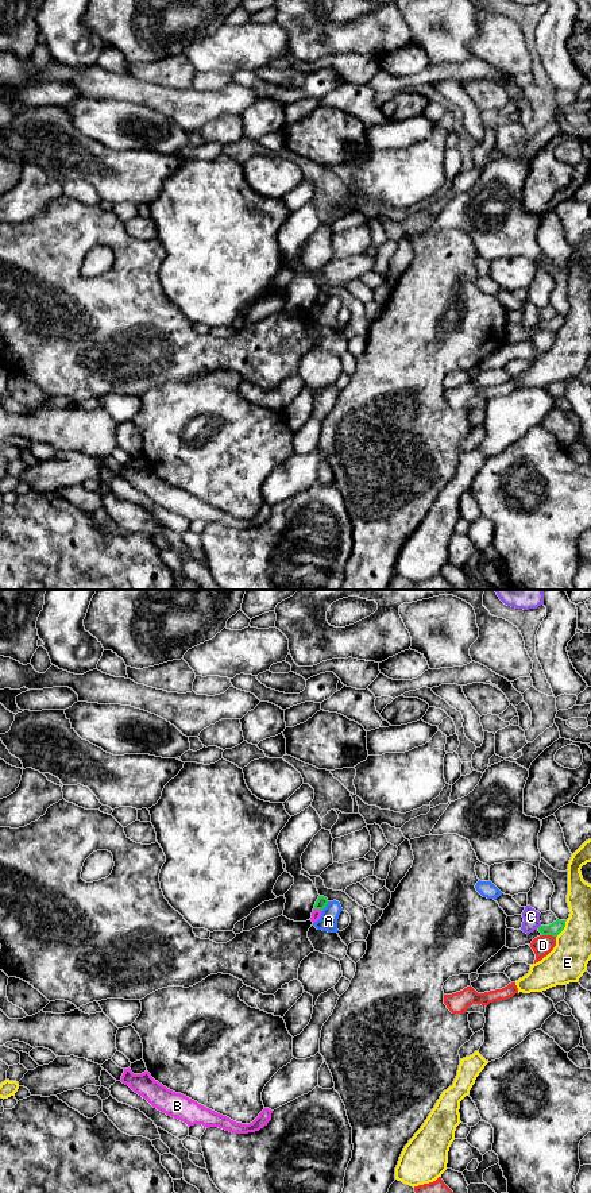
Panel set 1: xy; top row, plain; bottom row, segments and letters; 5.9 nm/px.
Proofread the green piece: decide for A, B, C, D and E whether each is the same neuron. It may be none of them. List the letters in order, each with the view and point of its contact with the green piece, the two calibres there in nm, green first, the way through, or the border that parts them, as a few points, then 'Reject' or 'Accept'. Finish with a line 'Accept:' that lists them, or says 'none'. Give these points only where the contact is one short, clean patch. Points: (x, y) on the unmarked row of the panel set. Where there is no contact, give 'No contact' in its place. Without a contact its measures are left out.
A: Touches green at xy (325, 301). Thickness 70 nm (green) against 110 nm. Boundary: xy (328, 297), (321, 305). Reject
B: Touches green at xy (317, 304). Thickness 70 nm (green) against 60 nm. Boundary: xy (313, 304), (321, 307). Reject
C: No contact. Reject
D: Touches green at xy (549, 329). Thickness 80 nm (green) against 120 nm. Reject
E: Touches green at xy (561, 325). Thickness 80 nm (green) against 240 nm. Reject
Accept: none

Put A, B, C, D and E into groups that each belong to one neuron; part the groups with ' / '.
A / B / C / D / E

